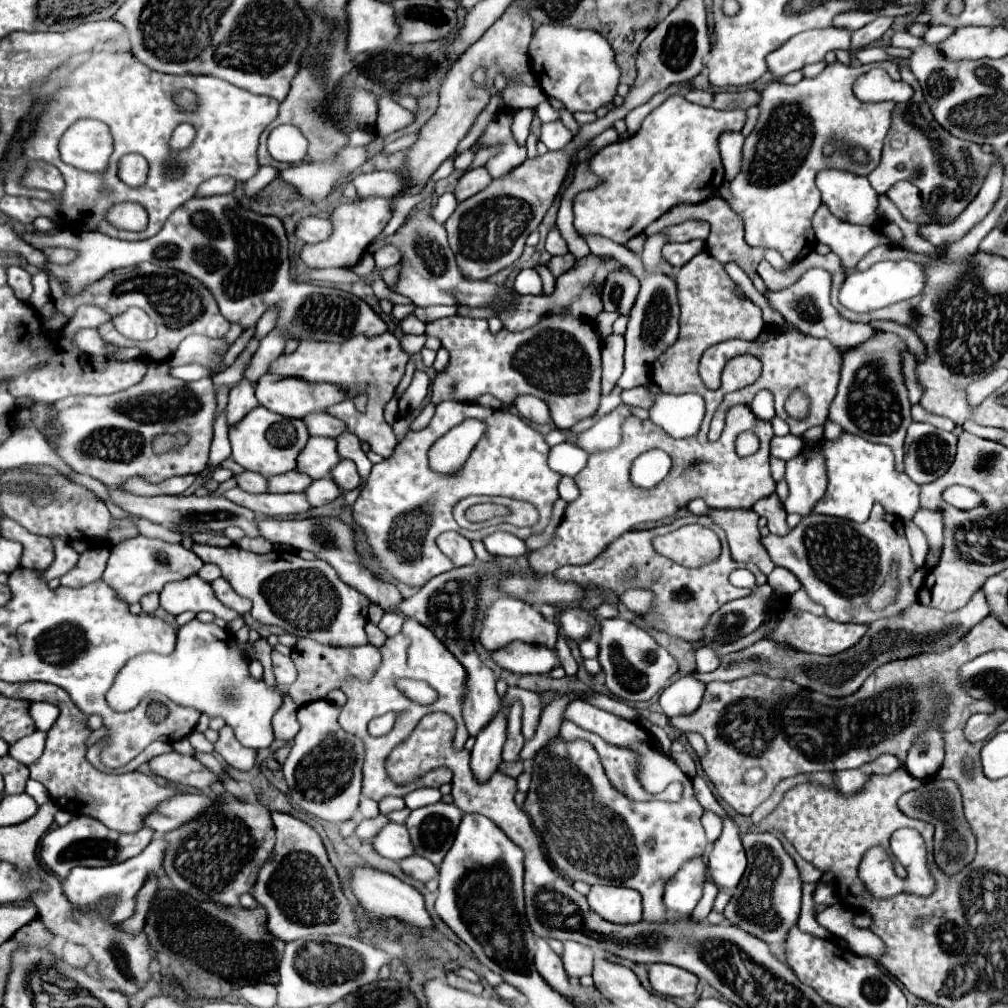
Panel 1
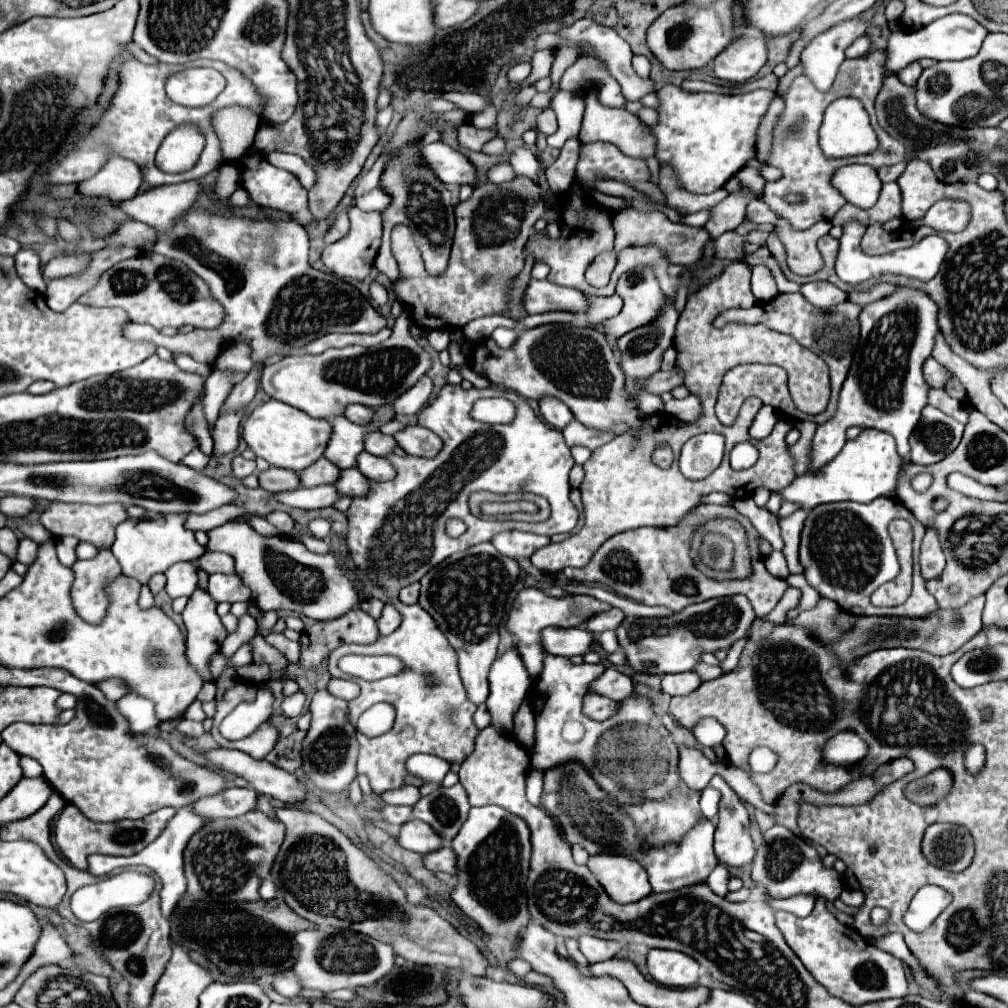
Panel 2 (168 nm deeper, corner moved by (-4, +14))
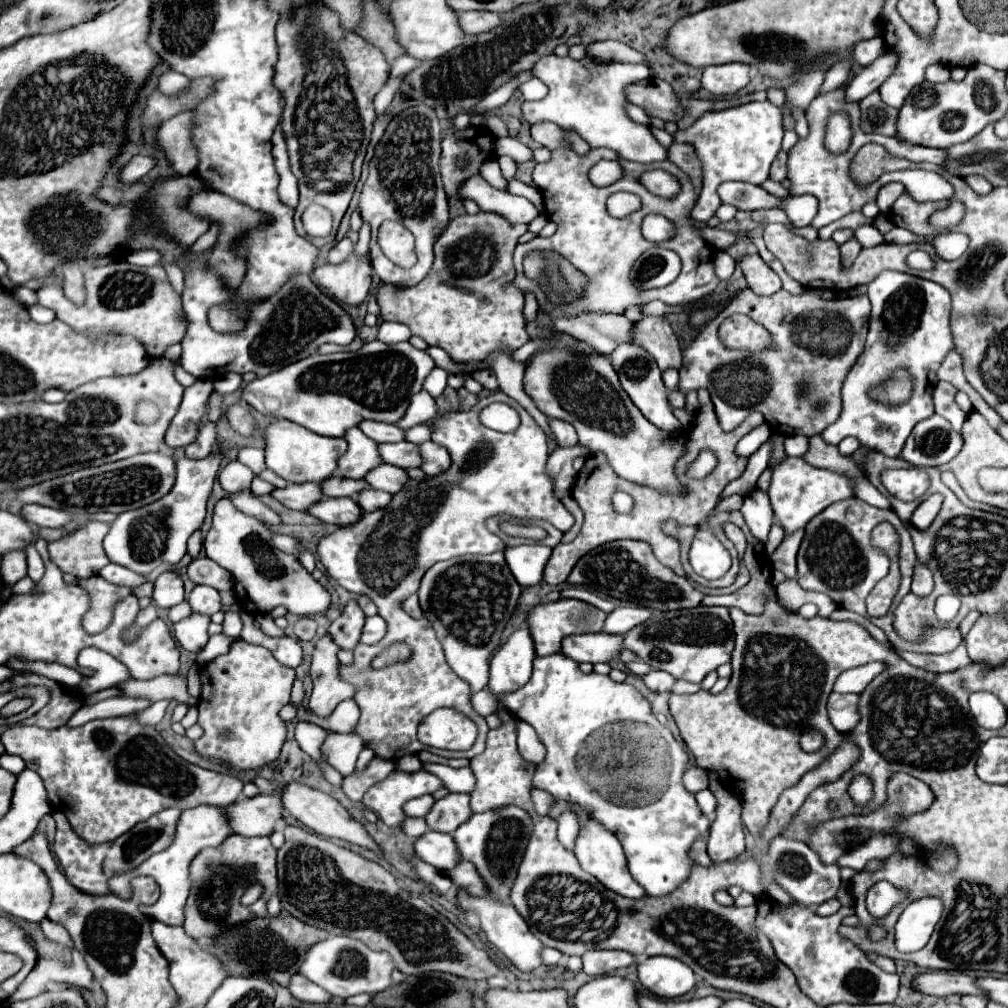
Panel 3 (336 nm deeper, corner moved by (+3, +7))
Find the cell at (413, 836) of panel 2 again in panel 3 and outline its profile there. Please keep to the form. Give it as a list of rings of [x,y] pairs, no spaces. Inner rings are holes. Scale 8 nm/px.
[[[427,832],[419,840],[415,840],[415,852],[423,862],[443,872],[449,872],[449,868],[453,868],[453,864],[461,860],[453,836],[441,832]]]

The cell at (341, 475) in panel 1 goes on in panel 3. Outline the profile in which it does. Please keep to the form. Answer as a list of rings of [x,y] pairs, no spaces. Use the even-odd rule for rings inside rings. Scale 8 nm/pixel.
[[[381,464],[377,466],[375,470],[371,470],[367,476],[365,476],[367,484],[371,488],[377,488],[377,490],[383,490],[383,492],[391,492],[391,494],[397,494],[403,484],[407,484],[409,476],[405,470],[397,468],[397,466],[391,466],[391,464]]]

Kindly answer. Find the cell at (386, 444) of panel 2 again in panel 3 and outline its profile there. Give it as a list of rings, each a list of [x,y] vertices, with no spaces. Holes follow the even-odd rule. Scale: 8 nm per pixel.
[[[413,442],[379,444],[379,454],[387,464],[393,464],[405,470],[421,466],[421,454],[417,454],[417,444]]]

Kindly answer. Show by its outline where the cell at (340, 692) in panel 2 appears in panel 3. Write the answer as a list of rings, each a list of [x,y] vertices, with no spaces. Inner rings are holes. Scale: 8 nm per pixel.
[[[343,700],[327,718],[320,718],[303,706],[297,706],[297,717],[315,723],[329,732],[353,732],[359,720],[359,706],[355,704],[355,700]]]

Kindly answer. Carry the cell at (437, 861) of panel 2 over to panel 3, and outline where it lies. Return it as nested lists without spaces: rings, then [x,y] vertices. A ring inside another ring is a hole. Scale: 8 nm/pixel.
[[[459,862],[451,872],[449,878],[453,880],[455,886],[463,888],[471,896],[489,896],[489,888],[485,888],[485,882],[481,876],[477,876],[477,868],[473,868],[471,862]]]

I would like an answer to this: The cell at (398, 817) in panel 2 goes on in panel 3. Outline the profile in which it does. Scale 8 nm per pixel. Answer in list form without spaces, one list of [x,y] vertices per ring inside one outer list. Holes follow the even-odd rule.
[[[407,818],[403,824],[403,832],[411,838],[421,838],[425,832],[429,832],[429,826],[425,824],[425,818]]]

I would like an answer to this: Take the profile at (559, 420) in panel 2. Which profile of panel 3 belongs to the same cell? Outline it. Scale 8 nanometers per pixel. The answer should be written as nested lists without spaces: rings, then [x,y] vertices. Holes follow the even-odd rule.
[[[551,420],[549,424],[551,424],[551,430],[557,436],[557,440],[559,440],[561,446],[575,446],[575,444],[579,444],[577,432],[573,430],[571,424],[567,424],[563,420]]]

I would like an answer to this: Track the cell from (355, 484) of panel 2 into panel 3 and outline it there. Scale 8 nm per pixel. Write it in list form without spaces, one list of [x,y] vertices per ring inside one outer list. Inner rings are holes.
[[[367,488],[365,492],[359,494],[357,502],[361,508],[365,508],[365,512],[373,512],[373,510],[381,510],[381,508],[389,506],[391,498],[393,498],[393,494],[389,494],[389,492],[379,492],[379,490]]]

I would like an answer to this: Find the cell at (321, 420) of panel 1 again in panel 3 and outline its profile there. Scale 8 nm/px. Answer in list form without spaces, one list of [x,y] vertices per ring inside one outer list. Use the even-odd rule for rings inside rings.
[[[363,422],[359,426],[369,438],[373,438],[375,442],[383,444],[383,442],[401,442],[405,440],[405,430],[397,428],[395,424],[383,424],[383,422]]]

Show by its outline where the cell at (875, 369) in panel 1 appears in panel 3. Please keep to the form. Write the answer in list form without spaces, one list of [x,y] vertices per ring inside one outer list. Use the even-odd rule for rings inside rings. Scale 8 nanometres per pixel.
[[[883,270],[867,292],[871,300],[871,320],[865,350],[851,368],[843,384],[843,412],[835,424],[823,432],[827,444],[839,444],[847,436],[855,436],[861,446],[877,450],[889,458],[901,454],[901,448],[911,434],[913,426],[935,414],[933,390],[937,386],[937,368],[941,360],[953,350],[953,336],[949,328],[951,298],[949,292],[925,278]],[[905,366],[913,372],[913,396],[903,406],[885,406],[869,398],[867,390],[873,384],[885,384],[893,368]]]

